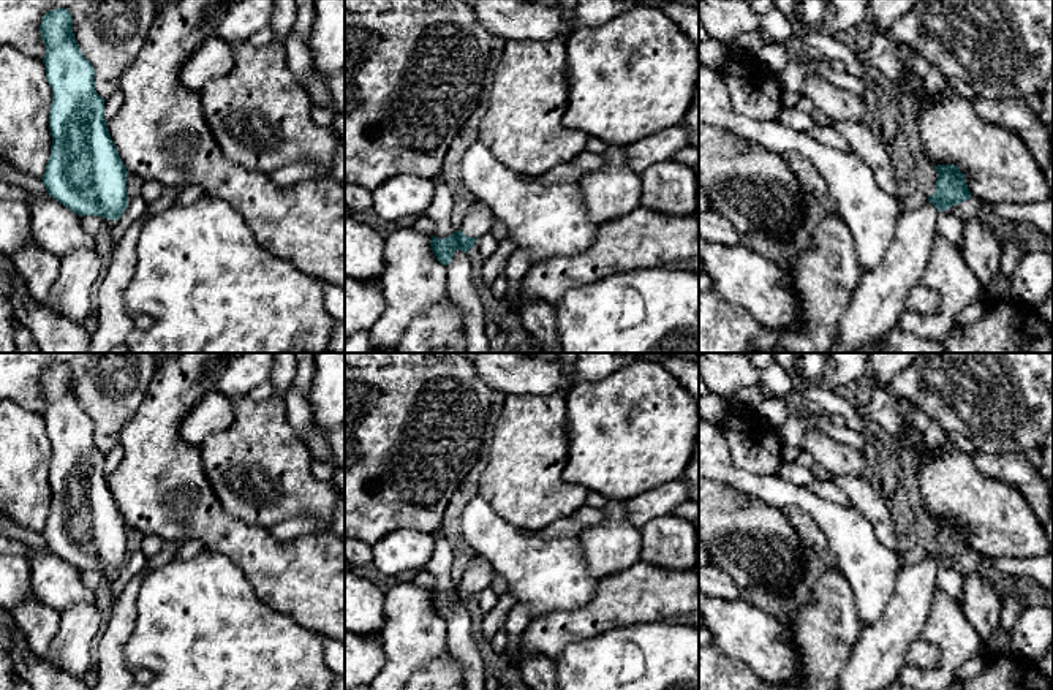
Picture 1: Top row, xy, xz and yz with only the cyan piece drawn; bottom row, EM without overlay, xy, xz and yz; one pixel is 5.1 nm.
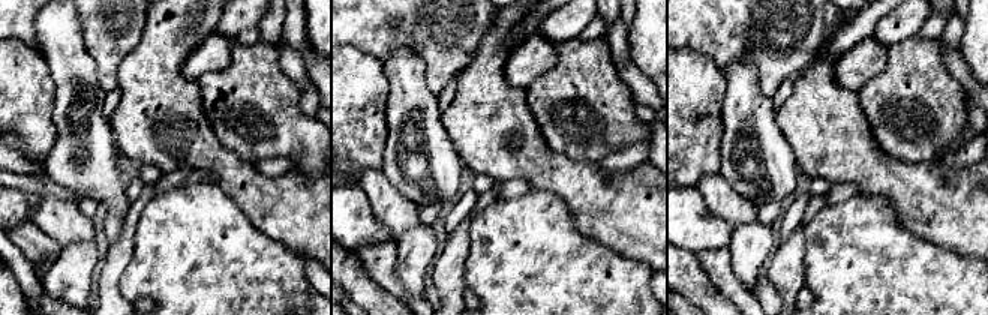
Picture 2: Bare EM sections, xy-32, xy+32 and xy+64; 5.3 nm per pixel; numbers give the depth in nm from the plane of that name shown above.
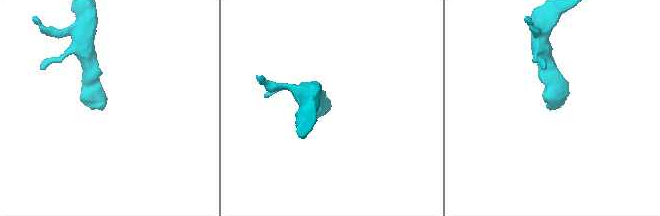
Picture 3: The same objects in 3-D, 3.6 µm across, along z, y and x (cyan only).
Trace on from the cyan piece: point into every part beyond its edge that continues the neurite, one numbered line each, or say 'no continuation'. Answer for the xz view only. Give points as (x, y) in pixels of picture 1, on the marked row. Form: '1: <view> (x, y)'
1: xz (478, 220)

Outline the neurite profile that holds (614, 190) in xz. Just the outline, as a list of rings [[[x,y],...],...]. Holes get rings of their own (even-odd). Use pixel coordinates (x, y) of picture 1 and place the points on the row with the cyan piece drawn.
[[[607,146],[606,165],[577,182],[588,217],[601,225],[640,207],[642,179],[626,160],[625,146]]]

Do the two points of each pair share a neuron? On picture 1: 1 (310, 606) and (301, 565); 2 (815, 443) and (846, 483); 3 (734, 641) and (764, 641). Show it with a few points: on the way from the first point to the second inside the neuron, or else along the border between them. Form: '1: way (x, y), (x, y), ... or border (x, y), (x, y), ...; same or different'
1: way (310, 597), (310, 578), (307, 575); same
2: border (835, 475), (857, 477); different
3: way (742, 641), (756, 641); same

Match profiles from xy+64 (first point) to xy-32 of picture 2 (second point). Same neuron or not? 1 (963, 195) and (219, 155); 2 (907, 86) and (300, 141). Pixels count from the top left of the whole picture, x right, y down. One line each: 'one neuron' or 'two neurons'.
1: one neuron
2: one neuron

